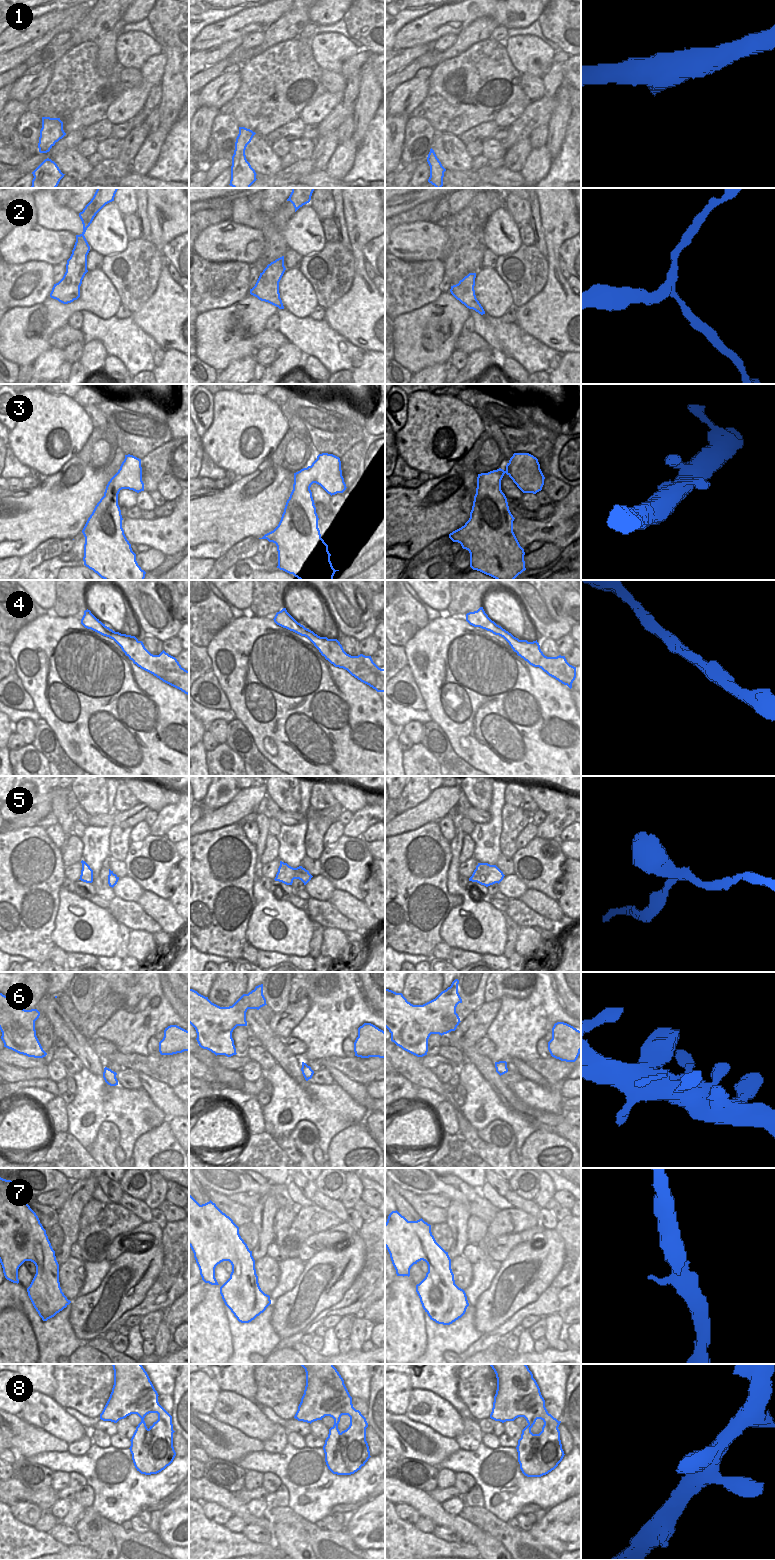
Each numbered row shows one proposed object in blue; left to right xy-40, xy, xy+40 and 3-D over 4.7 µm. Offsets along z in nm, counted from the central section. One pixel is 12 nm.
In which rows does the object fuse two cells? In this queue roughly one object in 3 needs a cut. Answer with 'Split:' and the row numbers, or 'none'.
Split: 2

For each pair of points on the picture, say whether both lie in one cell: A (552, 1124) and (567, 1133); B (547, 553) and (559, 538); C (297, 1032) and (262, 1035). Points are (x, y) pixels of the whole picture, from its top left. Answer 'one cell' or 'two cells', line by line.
A: one cell
B: two cells
C: two cells

